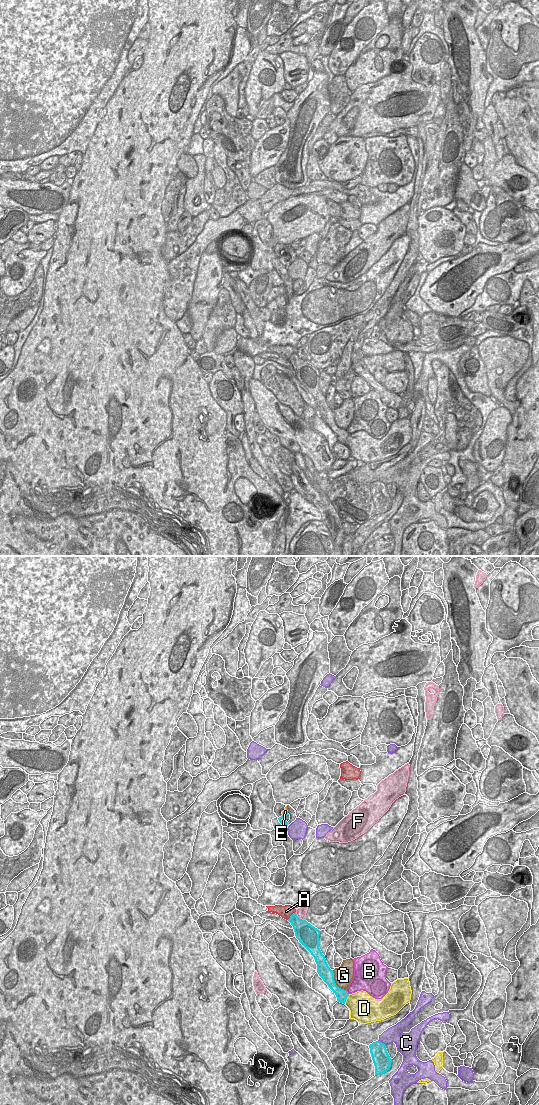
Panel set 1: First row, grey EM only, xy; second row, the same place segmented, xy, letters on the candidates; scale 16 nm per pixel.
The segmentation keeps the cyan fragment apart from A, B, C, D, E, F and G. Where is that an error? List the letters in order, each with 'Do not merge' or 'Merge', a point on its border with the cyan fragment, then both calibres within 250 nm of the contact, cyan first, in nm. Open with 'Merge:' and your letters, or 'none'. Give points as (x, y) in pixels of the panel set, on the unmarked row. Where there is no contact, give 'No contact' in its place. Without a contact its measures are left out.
Merge: E
A: Do not merge. Touches cyan at xy (291, 355). Thickness 260 nm (cyan) against 200 nm
B: Do not merge. Touches cyan at xy (346, 431). Thickness 190 nm (cyan) against 240 nm
C: Do not merge. Touches cyan at xy (381, 482). Thickness 280 nm (cyan) against 260 nm
D: Do not merge. Touches cyan at xy (346, 438). Thickness 190 nm (cyan) against 400 nm
E: Merge. Touches cyan at xy (285, 253). Thickness 100 nm (cyan) against 50 nm
F: Do not merge. Touches cyan at xy (299, 358). Thickness 320 nm (cyan) against 160 nm
G: Do not merge. Touches cyan at xy (334, 422). Thickness 220 nm (cyan) against 300 nm

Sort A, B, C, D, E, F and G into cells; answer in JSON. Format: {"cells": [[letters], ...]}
{"cells": [["A"], ["B"], ["C"], ["D"], ["E"], ["F"], ["G"]]}

